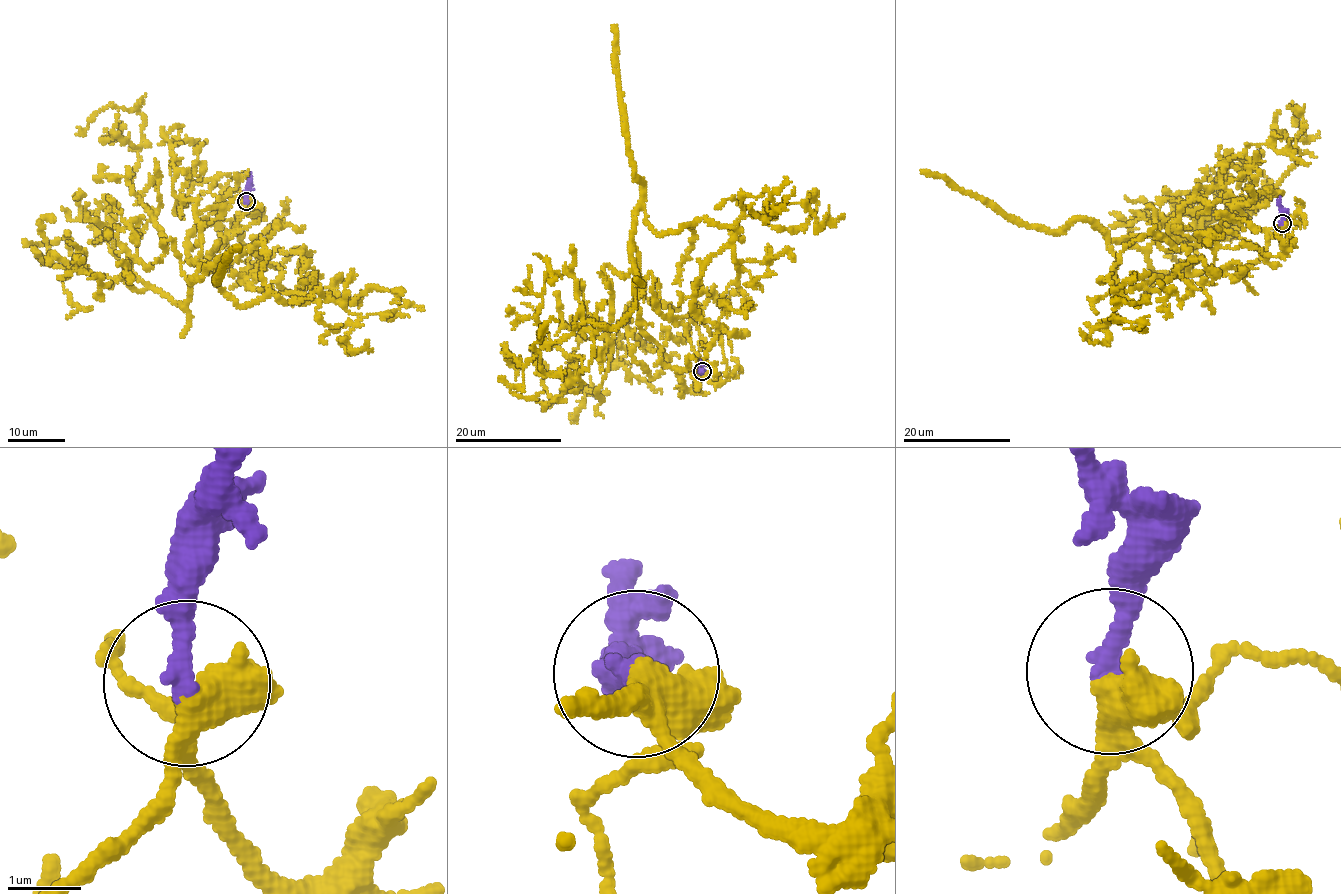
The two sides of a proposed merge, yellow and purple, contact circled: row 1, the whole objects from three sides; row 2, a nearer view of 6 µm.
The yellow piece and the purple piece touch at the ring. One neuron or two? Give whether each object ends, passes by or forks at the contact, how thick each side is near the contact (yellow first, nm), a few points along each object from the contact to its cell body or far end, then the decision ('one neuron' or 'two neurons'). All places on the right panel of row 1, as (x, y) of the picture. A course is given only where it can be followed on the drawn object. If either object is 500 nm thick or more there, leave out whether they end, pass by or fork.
yellow forks; purple ends; calibres 340 and 300 nm; course yellow (1281, 223), (1185, 238), (1095, 226), (1128, 290), (1201, 273), (1217, 249), (1281, 255), (1293, 231); course purple (1281, 223), (1279, 197); one neuron

